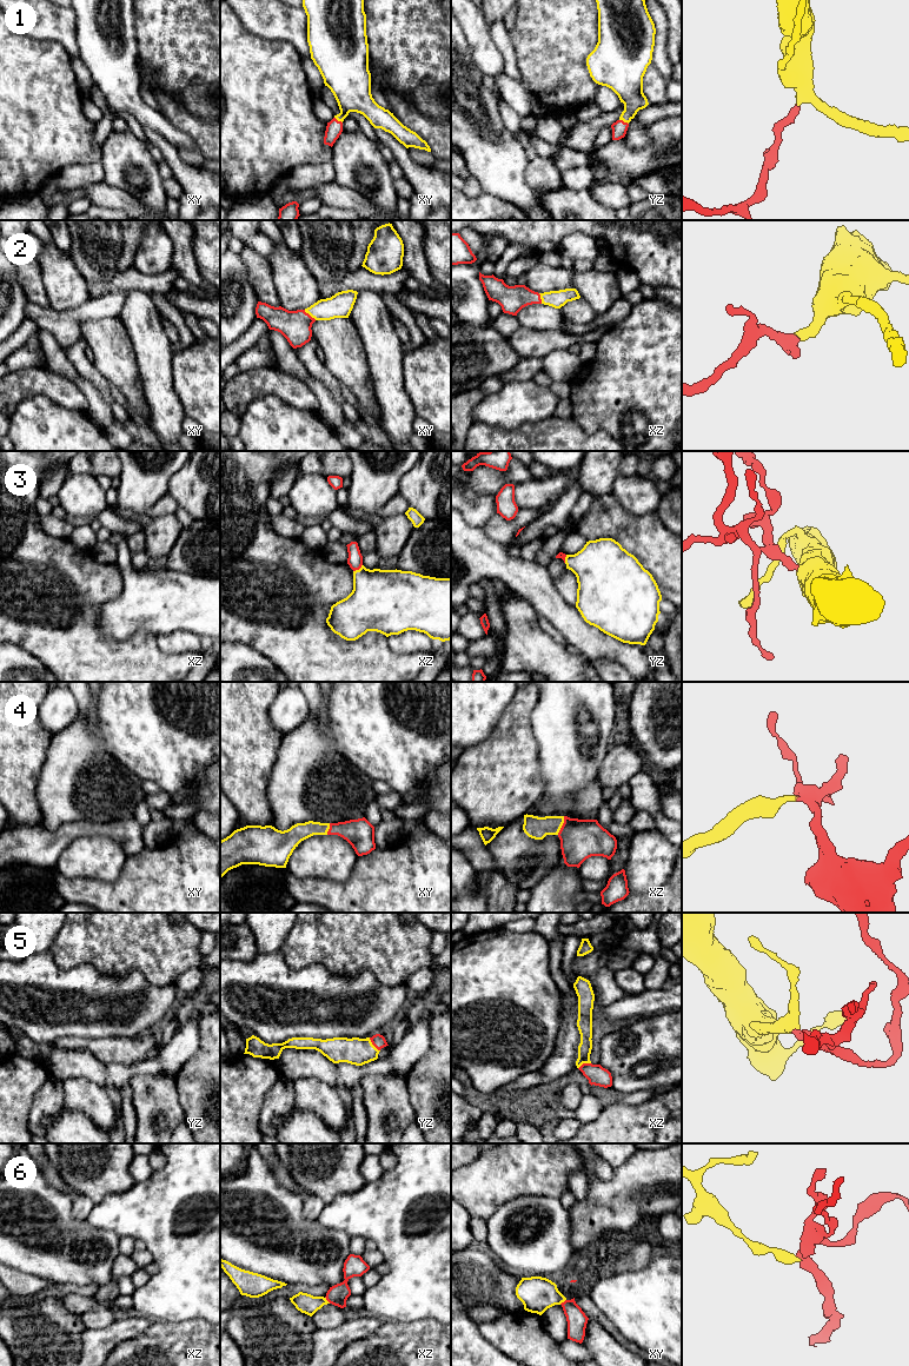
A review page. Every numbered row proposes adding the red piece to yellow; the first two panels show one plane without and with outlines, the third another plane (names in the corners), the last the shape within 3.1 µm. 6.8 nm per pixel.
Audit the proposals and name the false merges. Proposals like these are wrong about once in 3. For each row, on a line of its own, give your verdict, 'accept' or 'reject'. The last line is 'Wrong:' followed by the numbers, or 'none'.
1: accept
2: accept
3: accept
4: accept
5: accept
6: reject
Wrong: 6

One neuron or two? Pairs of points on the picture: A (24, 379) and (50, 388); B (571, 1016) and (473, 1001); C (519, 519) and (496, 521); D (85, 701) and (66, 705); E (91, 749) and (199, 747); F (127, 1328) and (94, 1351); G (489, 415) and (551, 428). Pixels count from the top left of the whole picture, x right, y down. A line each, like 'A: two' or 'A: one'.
A: one
B: two
C: one
D: two
E: two
F: one
G: two

